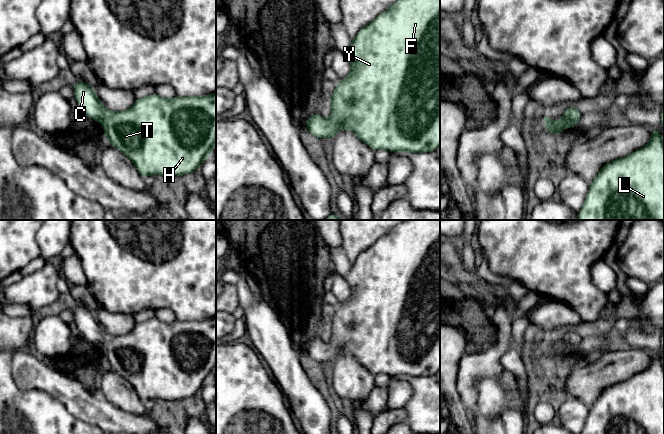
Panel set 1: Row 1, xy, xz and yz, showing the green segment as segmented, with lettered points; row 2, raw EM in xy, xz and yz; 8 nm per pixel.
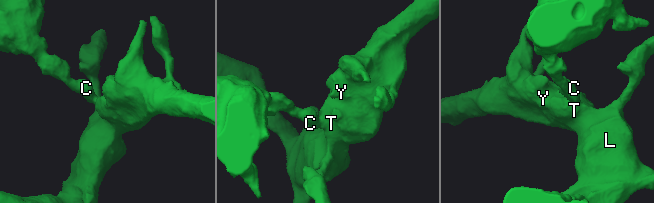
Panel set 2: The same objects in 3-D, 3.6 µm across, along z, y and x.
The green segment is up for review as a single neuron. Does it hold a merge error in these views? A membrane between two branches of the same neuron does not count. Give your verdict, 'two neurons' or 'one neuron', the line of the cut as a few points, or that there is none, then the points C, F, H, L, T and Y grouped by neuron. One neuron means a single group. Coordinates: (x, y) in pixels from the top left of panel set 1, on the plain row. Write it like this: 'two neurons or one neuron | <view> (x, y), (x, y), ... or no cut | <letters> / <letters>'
one neuron | no cut | C F H L T Y

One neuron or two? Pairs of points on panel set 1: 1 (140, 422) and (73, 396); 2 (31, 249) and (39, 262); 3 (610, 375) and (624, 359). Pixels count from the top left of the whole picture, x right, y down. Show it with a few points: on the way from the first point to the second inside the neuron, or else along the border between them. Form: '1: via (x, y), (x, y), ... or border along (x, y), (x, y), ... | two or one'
1: via (123, 422), (112, 420), (90, 407) | one
2: border along (40, 255), (30, 260), (19, 270) | two
3: via (612, 371), (620, 363) | one

